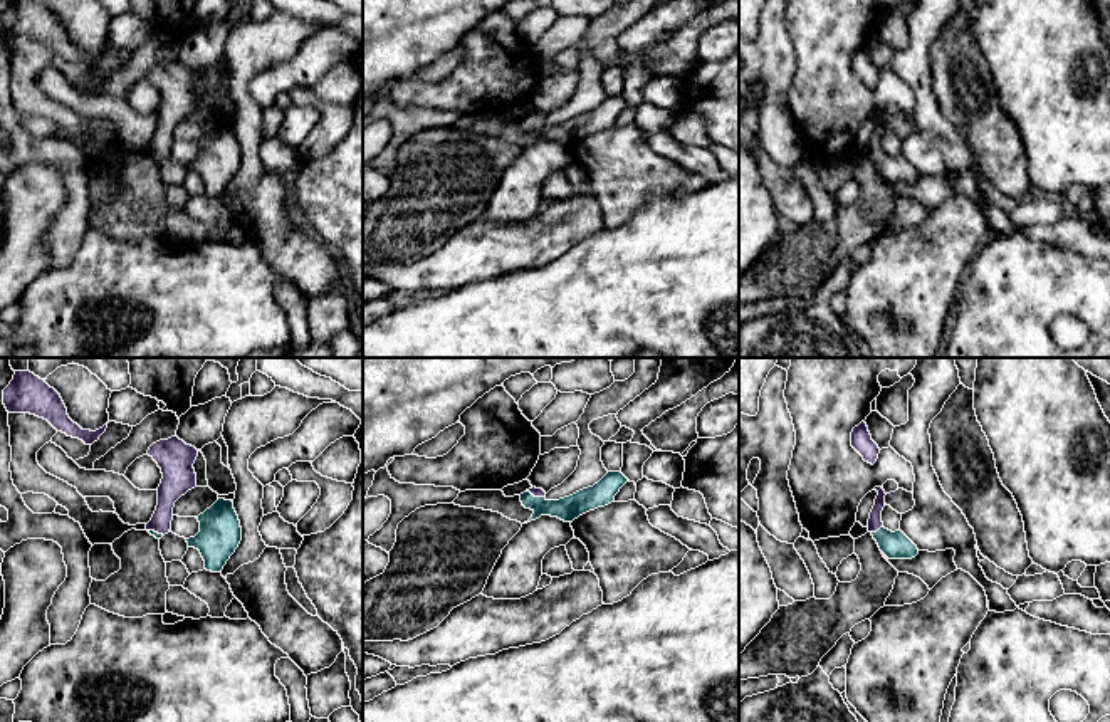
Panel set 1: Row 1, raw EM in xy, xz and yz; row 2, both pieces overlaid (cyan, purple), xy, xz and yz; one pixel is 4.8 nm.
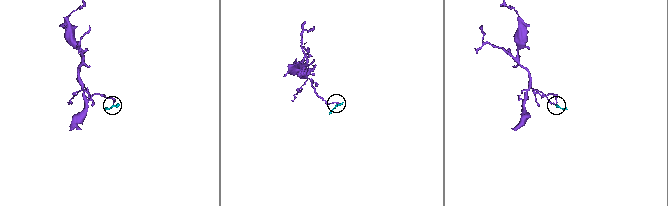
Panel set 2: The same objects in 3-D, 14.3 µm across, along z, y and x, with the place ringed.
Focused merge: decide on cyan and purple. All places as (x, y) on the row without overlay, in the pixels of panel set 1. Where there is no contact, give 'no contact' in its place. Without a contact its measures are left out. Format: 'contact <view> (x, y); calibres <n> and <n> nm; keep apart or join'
contact yz (879, 153); calibres 130 and 70 nm; join

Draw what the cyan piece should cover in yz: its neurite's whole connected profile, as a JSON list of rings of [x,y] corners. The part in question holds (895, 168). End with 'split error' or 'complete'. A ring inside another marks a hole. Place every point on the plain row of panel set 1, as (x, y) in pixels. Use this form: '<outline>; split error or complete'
[[[875,111],[878,116],[875,123],[875,129],[870,136],[868,143],[868,156],[877,165],[880,175],[888,183],[912,183],[919,178],[917,170],[902,156],[902,154],[888,154],[882,146],[882,134],[885,131],[885,114],[882,111]]]; split error

